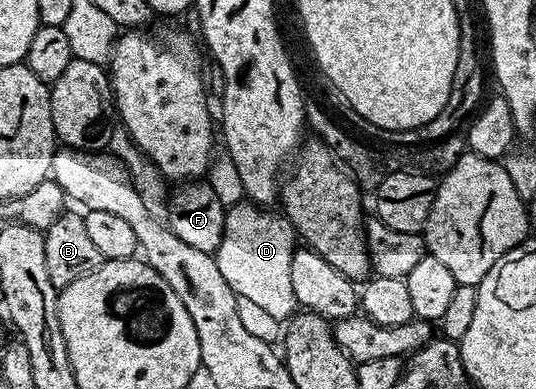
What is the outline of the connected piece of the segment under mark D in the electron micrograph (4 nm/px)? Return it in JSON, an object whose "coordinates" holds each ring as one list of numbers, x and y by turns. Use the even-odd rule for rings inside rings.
{"coordinates":[[241,203,224,215,222,243,214,254,218,271,237,297,250,299,278,322,284,323,297,312,294,287,290,284,290,259,298,248,298,234,283,216,271,217,255,204]]}

